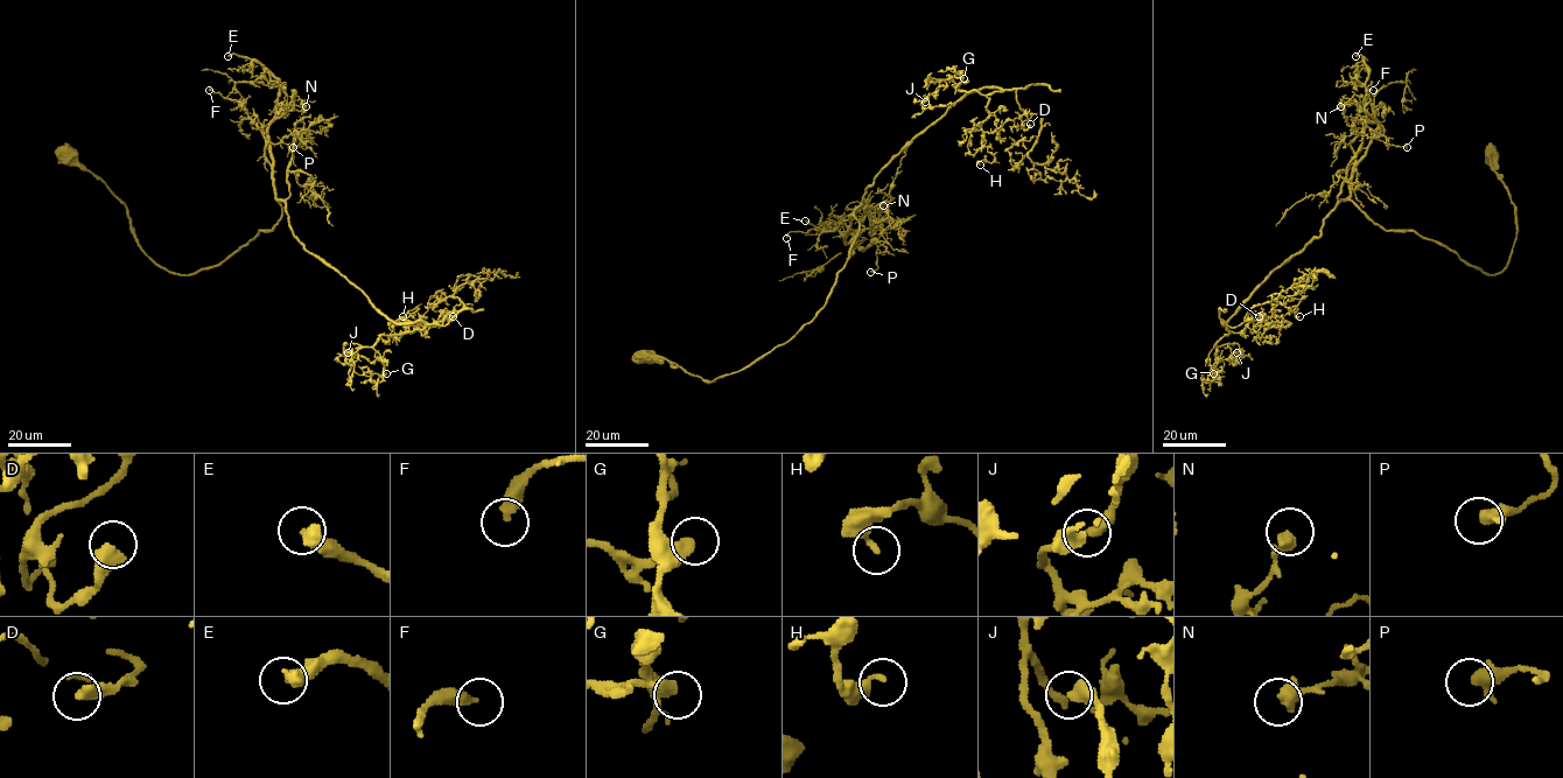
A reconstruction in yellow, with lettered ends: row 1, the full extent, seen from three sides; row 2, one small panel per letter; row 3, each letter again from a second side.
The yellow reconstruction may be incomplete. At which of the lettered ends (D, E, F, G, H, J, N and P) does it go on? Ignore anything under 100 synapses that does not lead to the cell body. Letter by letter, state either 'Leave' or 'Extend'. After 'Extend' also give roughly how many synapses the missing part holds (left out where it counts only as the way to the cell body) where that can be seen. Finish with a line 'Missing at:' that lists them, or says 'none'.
D: Leave
E: Leave
F: Leave
G: Leave
H: Leave
J: Leave
N: Leave
P: Leave
Missing at: none

